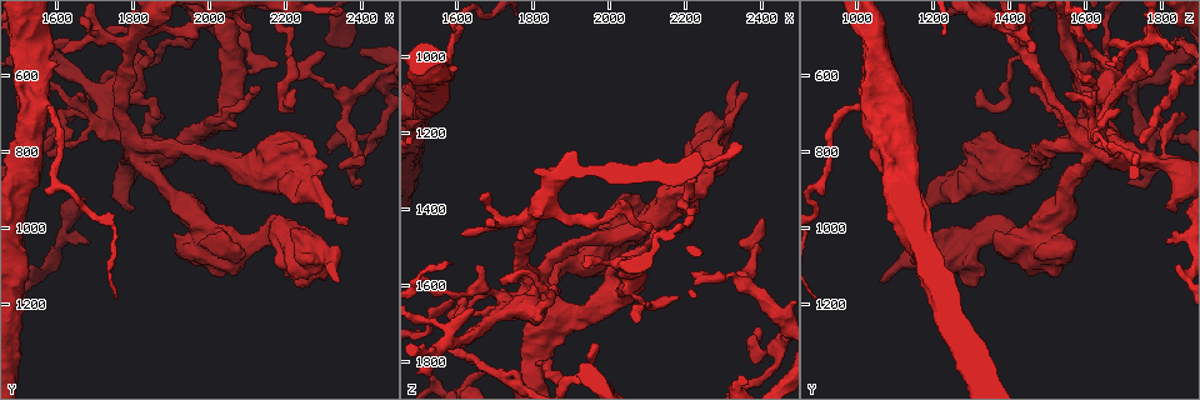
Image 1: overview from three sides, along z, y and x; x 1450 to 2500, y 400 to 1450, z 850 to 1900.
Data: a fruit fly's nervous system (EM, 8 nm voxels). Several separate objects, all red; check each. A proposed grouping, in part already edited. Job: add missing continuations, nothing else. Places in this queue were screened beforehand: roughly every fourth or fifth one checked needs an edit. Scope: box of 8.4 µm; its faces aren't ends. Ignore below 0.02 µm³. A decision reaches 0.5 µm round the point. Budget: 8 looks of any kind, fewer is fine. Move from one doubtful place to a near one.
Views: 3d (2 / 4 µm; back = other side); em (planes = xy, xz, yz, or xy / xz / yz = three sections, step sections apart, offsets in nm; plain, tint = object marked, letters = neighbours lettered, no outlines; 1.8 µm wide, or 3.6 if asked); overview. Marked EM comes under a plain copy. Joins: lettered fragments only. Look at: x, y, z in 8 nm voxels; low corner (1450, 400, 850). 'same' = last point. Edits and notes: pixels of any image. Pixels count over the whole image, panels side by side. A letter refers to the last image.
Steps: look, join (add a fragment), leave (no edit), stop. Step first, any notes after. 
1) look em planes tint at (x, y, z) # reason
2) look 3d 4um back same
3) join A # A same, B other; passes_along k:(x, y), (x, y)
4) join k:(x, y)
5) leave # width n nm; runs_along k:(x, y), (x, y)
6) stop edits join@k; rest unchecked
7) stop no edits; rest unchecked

look 3d 4um at (2390, 880, 1710) # an open end

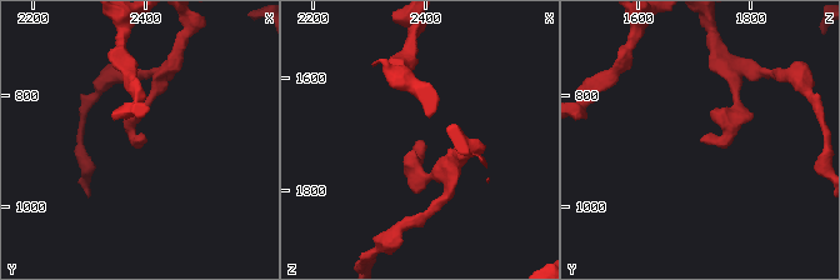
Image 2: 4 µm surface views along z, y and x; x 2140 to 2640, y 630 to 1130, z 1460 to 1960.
look em planes letters at (2390, 880, 1705) # need the tissue

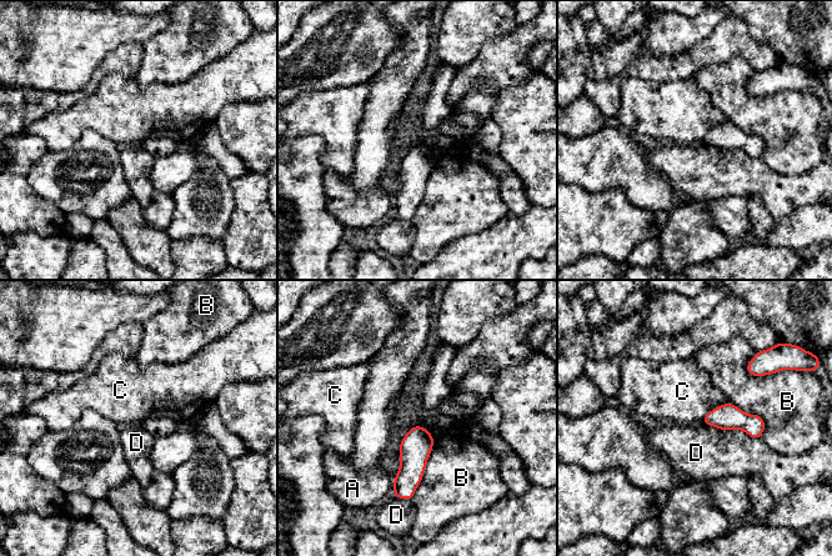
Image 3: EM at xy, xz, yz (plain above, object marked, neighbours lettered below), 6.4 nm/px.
leave # A other, B other, C other, D other; border 3:(421, 425), (404, 436), (396, 474); no lettered fragment goes on from it

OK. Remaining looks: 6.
look em planes letters at (2300, 535, 1590) # an open end

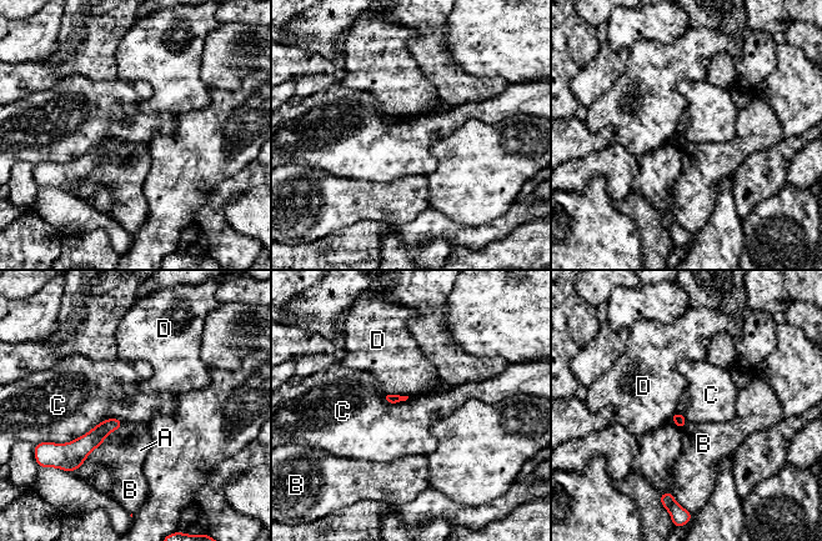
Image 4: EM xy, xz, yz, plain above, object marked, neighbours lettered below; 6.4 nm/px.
leave # A other, B other, C other, D other; no lettered fragment goes on from it

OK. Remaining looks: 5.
look 3d 4um at (2400, 815, 1430)

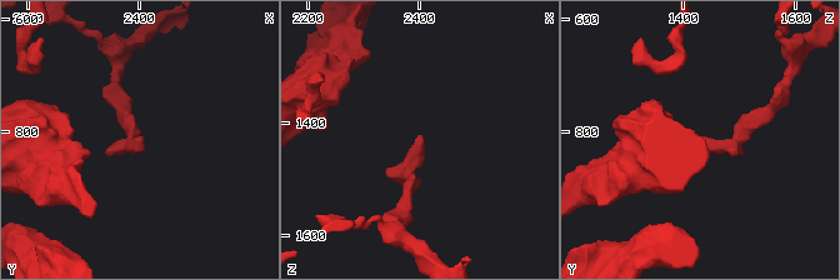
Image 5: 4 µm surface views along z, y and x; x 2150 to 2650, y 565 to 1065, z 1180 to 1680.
look em xy step 16 letters at (2395, 820, 1420)

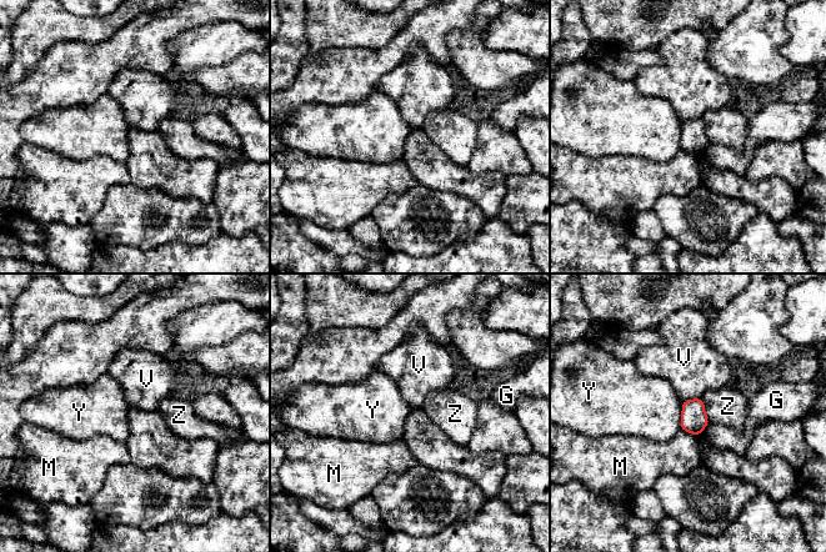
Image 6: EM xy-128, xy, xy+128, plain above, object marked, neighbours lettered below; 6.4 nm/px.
look em planes letters same # another direction

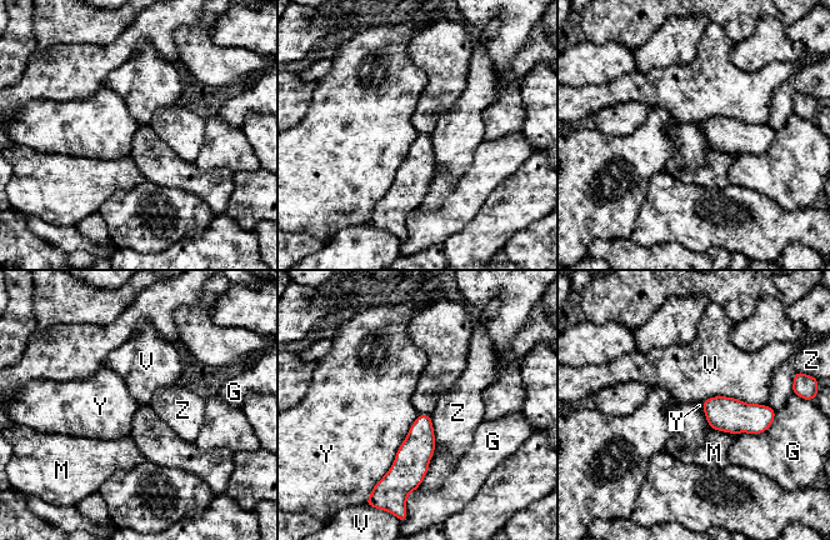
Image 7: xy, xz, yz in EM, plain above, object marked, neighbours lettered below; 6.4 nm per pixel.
leave # width 160 nm; G other, M other, V other, Y other, Z other; border 7:(420, 414), (393, 465), (374, 485); no lettered fragment goes on from it

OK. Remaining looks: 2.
stop no edits; rest unchecked

